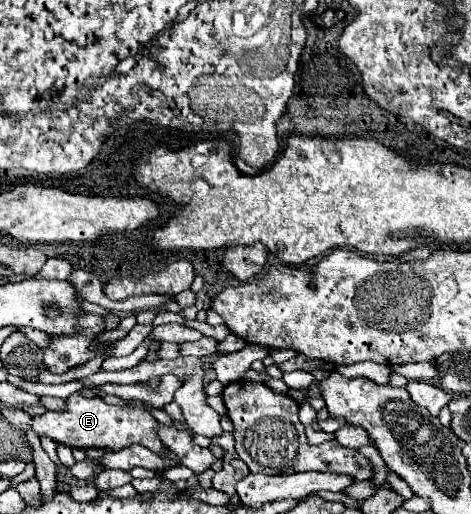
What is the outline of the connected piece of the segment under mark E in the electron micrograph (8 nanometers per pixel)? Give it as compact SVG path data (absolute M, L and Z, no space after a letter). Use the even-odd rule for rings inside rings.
M78 392L66 400L66 412L44 412L42 416L32 418L32 430L38 438L48 436L56 444L64 444L70 448L108 448L108 450L122 450L130 444L142 444L152 448L154 454L168 456L162 442L158 440L154 428L158 422L152 418L150 412L138 408L118 408L106 404L102 398L84 398Z

